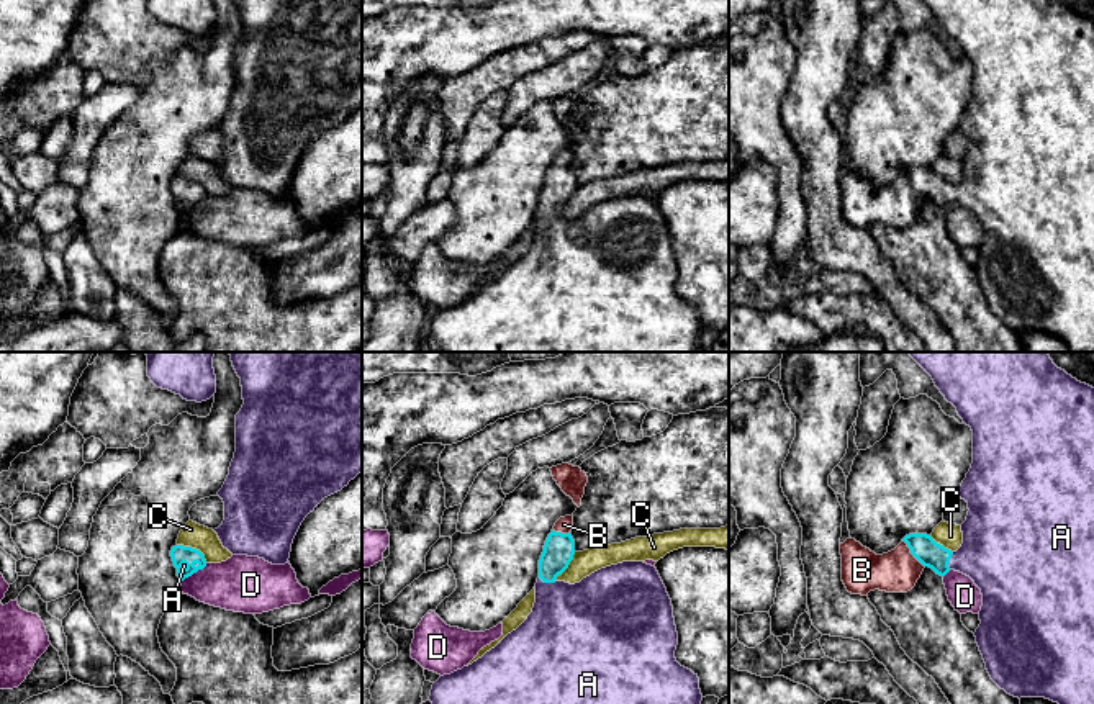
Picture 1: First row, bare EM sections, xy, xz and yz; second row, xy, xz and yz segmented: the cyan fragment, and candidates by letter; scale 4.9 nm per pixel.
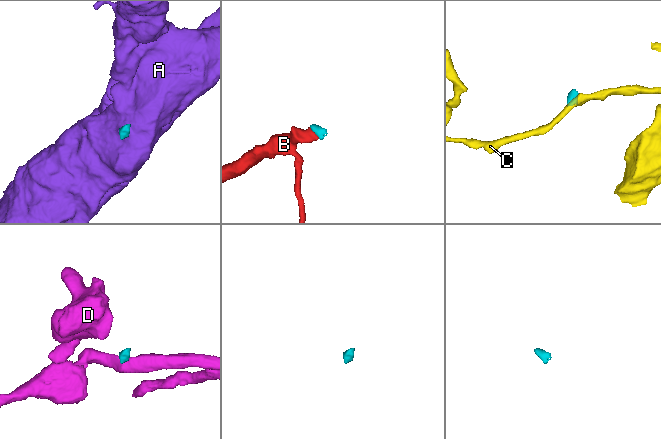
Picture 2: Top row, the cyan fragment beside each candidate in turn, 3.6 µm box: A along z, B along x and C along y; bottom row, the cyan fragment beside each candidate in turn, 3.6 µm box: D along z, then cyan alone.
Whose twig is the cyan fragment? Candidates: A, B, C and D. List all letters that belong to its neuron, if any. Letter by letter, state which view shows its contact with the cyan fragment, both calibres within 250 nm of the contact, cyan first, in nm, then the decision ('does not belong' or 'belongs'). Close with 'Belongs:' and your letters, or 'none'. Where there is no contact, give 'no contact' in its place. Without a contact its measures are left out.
A: yz | 130/360 nm | belongs
B: yz | 130/200 nm | belongs
C: xy | 90/120 nm | does not belong
D: xy | 90/280 nm | does not belong
Belongs: A, B

